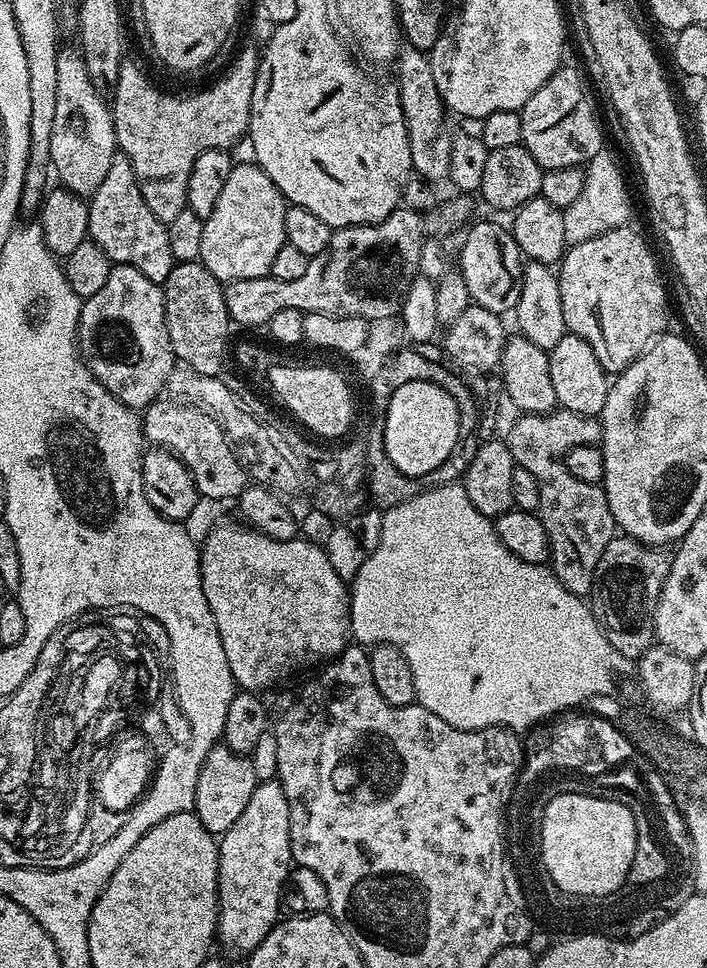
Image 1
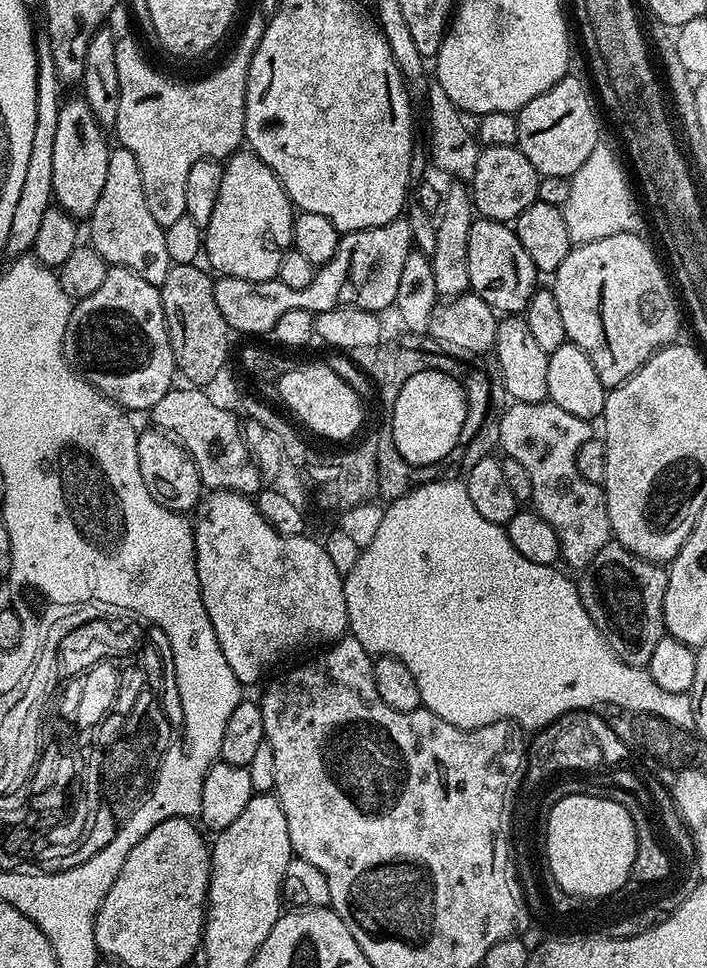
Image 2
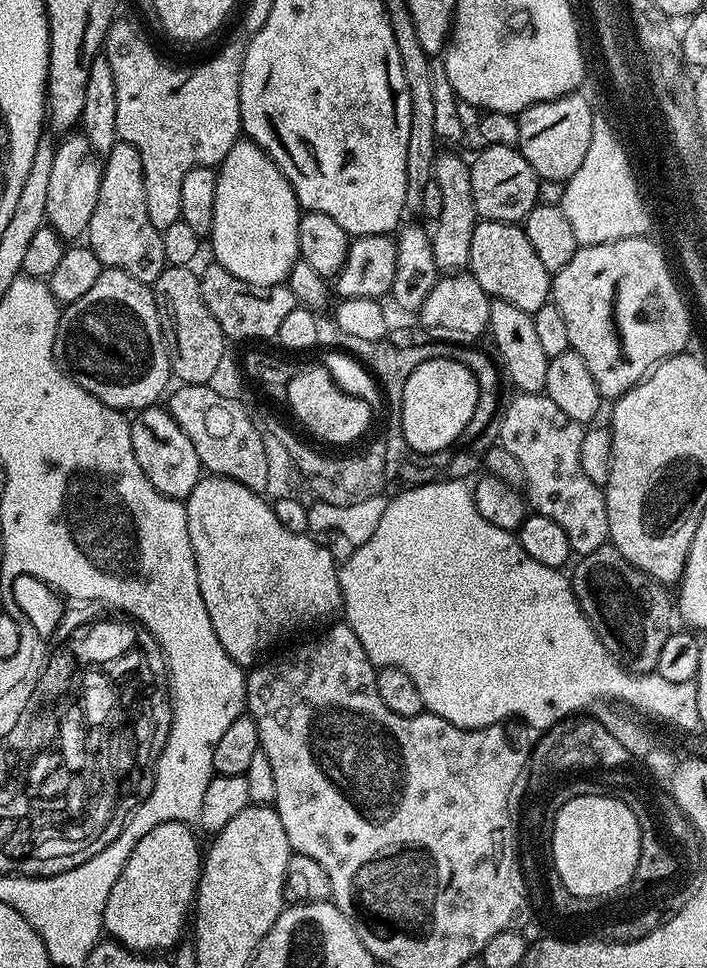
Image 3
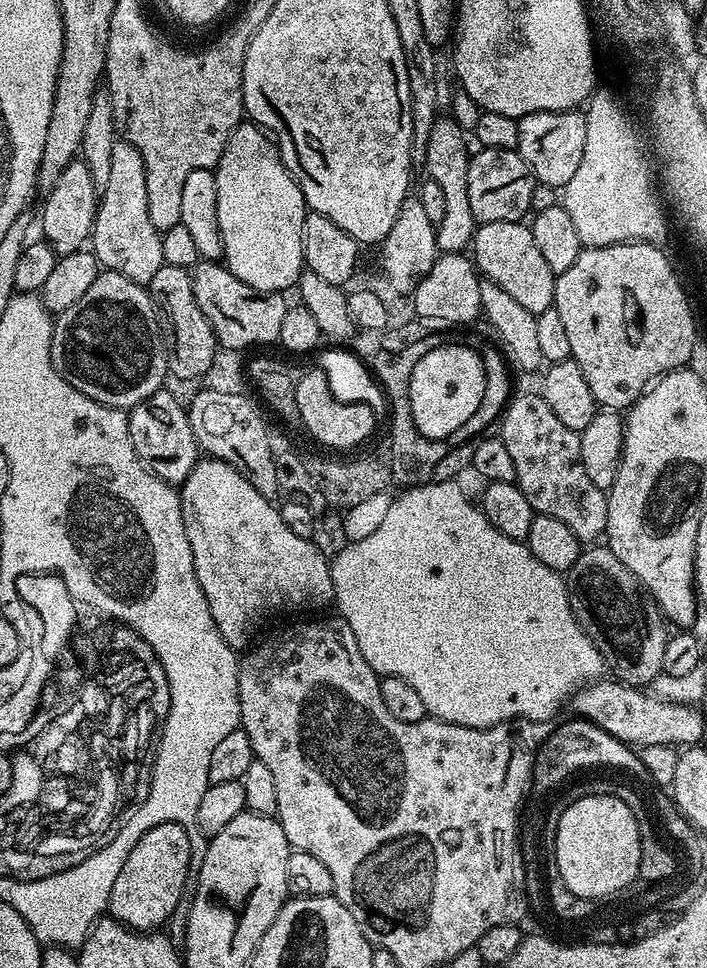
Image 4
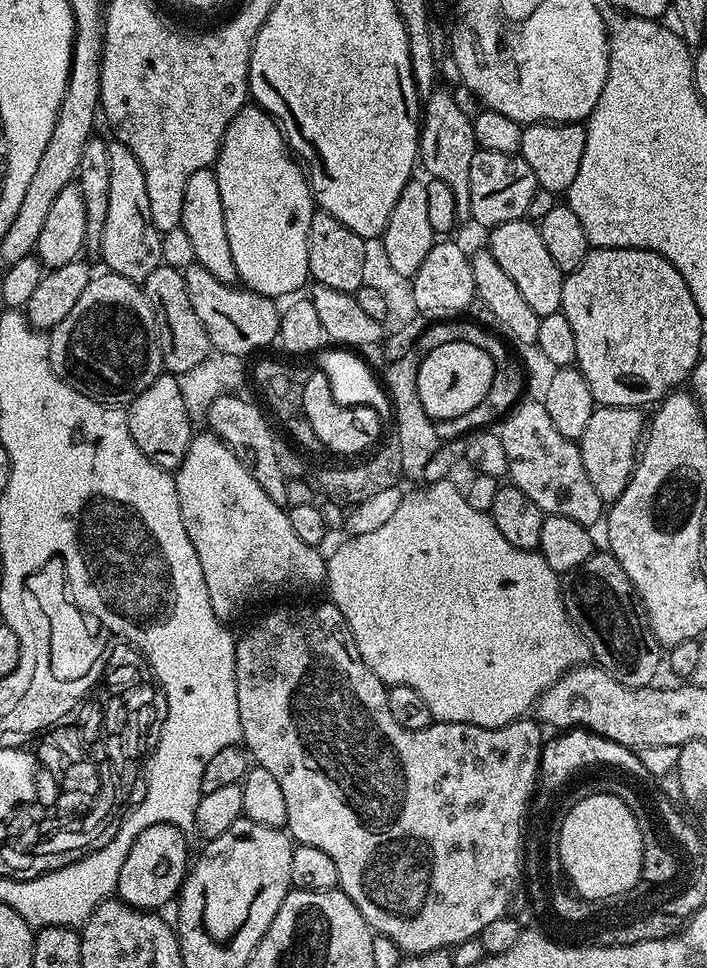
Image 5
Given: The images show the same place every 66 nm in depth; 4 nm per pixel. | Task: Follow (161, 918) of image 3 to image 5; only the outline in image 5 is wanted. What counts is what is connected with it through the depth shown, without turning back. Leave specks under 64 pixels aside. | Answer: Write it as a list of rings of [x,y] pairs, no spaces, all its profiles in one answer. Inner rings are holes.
[[[151,824],[134,838],[130,850],[120,861],[118,878],[116,879],[115,895],[132,908],[145,910],[160,910],[163,904],[171,905],[177,899],[179,890],[184,884],[184,877],[190,871],[190,856],[188,860],[188,840],[184,837],[185,829],[178,824]]]

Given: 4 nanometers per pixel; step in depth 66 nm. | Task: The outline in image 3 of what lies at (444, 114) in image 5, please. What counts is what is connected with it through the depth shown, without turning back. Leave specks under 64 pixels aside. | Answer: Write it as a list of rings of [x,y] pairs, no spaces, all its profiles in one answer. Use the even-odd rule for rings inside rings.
[[[441,151],[434,162],[432,178],[438,190],[442,190],[442,214],[438,214],[430,228],[434,262],[441,273],[455,274],[469,267],[470,244],[478,223],[474,189],[470,187],[469,161],[464,161],[456,152]]]

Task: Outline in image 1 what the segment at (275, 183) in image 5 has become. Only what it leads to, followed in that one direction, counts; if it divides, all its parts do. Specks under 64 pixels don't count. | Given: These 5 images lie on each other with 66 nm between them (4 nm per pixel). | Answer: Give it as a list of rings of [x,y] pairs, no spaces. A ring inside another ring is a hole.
[[[233,163],[230,178],[226,178],[218,202],[214,202],[214,210],[204,219],[200,263],[221,282],[269,275],[274,257],[286,242],[288,207],[278,186],[270,182],[259,164]]]

